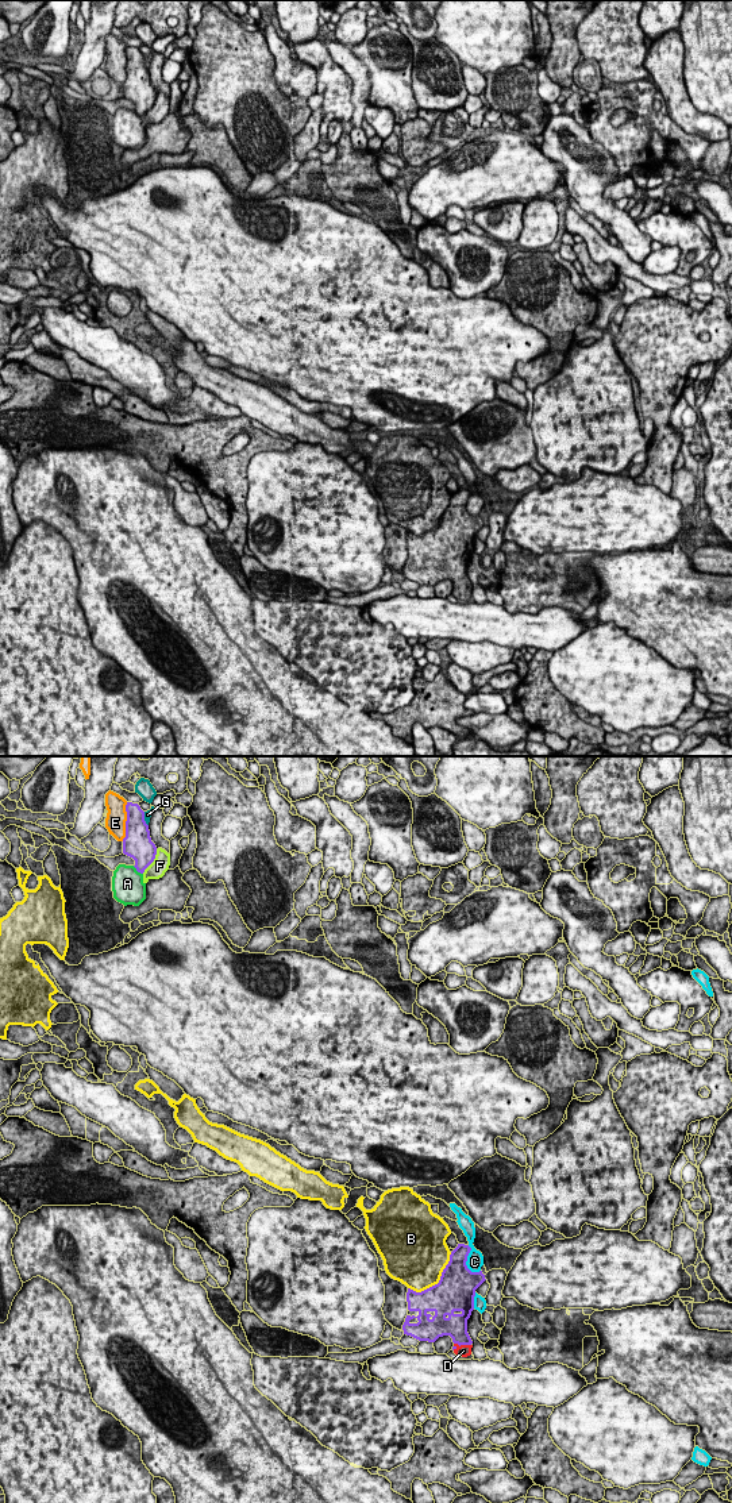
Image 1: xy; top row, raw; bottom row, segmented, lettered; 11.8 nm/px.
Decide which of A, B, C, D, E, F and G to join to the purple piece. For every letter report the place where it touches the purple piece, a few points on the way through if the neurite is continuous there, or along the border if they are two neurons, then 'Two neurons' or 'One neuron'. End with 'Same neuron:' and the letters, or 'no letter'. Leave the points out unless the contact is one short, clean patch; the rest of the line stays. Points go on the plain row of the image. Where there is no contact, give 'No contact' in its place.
A: Touches purple at xy (138, 115). Two neurons
B: Touches purple at xy (439, 525). Two neurons
C: Touches purple at xy (466, 504). Two neurons
D: Touches purple at xy (461, 588). Path across: xy (455, 570), (461, 588), (463, 594). One neuron
E: Touches purple at xy (126, 65). Two neurons
F: Touches purple at xy (153, 104). Two neurons
G: Touches purple at xy (143, 62). Two neurons
Same neuron: D

